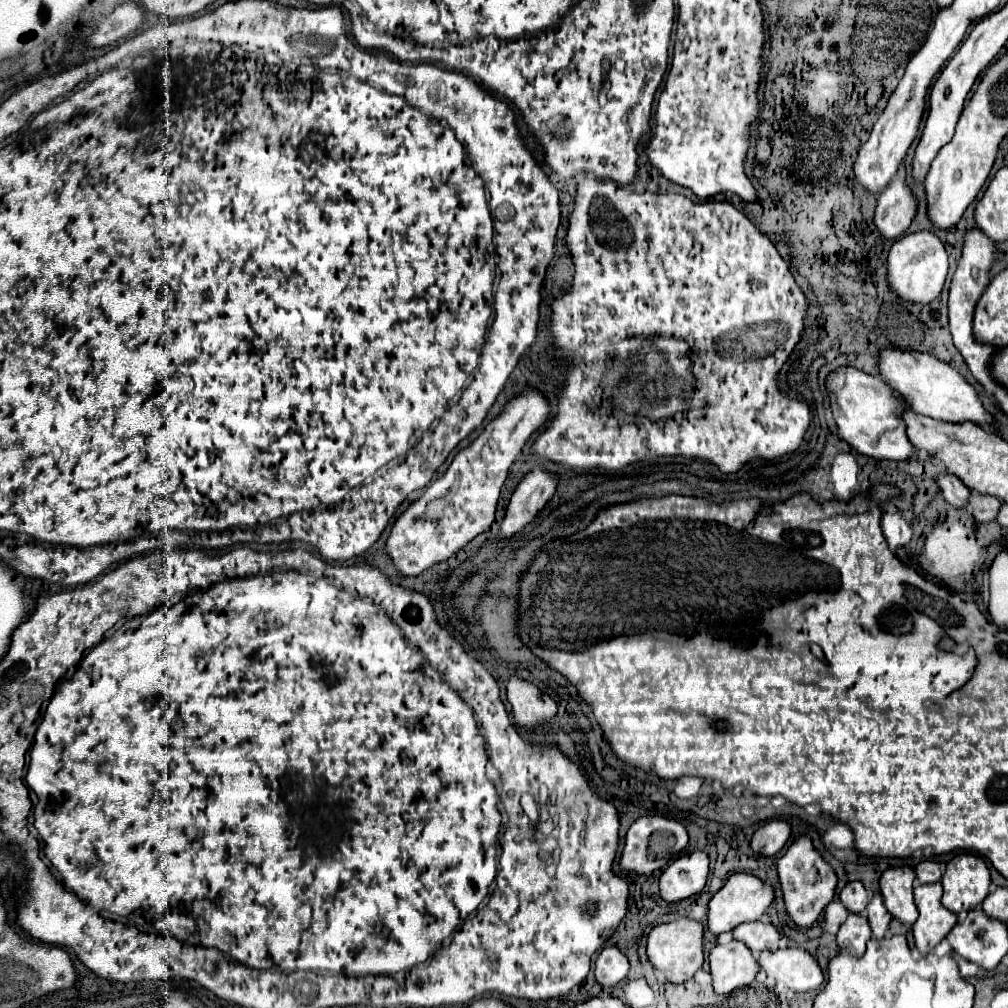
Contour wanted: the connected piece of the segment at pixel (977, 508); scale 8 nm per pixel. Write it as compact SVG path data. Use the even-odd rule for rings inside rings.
M971 492L971 496L969 496L969 512L975 516L977 522L991 522L991 520L995 520L999 504L1001 502L995 496L989 496L989 494Z

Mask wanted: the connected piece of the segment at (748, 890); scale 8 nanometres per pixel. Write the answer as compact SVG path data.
M731 874L729 880L725 882L725 886L713 896L713 900L709 902L709 916L707 916L707 926L713 934L721 934L721 932L729 932L735 926L743 924L743 922L751 922L751 920L759 920L767 908L773 904L775 900L775 890L771 886L767 886L763 880L759 880L753 874Z

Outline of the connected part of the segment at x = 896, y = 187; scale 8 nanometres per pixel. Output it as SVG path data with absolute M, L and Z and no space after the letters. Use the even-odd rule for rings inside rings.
M901 162L891 184L879 194L875 208L875 226L885 240L907 232L917 214L917 198L905 182L905 162Z

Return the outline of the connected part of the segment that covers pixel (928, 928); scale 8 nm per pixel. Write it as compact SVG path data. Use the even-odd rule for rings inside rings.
M941 882L915 886L915 904L919 910L919 918L913 924L913 938L917 950L923 956L927 956L957 922L957 914L941 904L941 894Z

